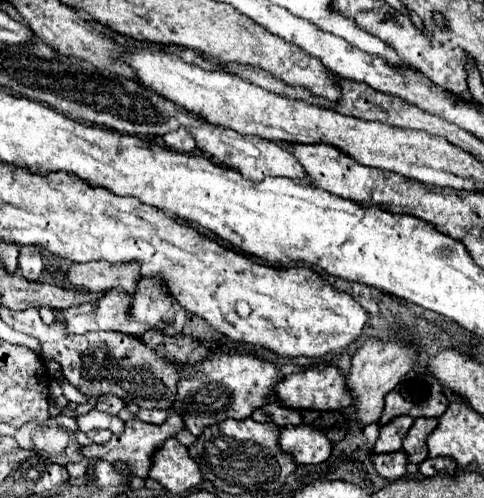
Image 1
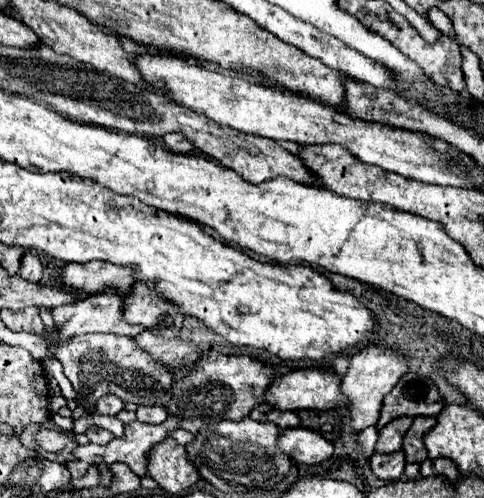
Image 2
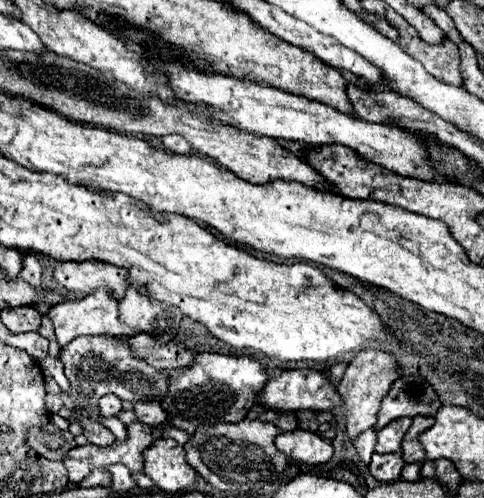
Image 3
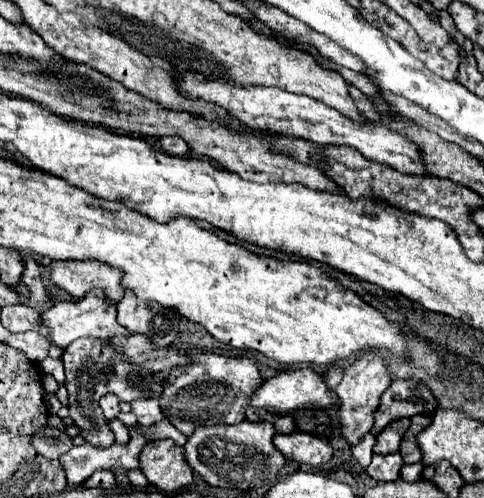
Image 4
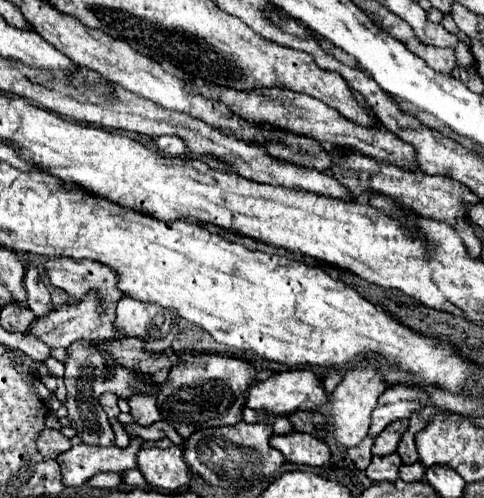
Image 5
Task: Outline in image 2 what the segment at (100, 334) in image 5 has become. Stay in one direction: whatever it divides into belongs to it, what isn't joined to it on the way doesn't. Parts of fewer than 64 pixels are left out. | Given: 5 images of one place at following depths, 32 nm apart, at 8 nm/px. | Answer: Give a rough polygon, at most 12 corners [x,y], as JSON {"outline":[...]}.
{"outline":[[106,290],[54,308],[62,338],[114,332],[136,338],[144,326],[122,316],[124,296]]}

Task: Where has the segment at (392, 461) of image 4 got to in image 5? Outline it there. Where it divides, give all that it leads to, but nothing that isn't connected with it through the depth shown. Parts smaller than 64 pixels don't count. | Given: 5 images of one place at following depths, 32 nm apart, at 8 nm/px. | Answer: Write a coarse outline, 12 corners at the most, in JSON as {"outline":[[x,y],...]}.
{"outline":[[396,452],[374,456],[366,476],[374,482],[398,480]]}

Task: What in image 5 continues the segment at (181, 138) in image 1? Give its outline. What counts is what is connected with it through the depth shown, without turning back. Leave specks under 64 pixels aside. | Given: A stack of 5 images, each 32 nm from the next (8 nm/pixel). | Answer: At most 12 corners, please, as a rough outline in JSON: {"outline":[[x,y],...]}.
{"outline":[[176,136],[156,140],[158,152],[184,156],[186,144]]}

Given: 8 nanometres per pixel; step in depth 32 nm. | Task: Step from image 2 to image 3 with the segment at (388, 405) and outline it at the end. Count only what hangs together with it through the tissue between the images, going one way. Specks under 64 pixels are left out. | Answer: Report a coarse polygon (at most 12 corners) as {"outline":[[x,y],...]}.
{"outline":[[402,376],[384,396],[374,430],[402,416],[434,416],[428,380]]}

